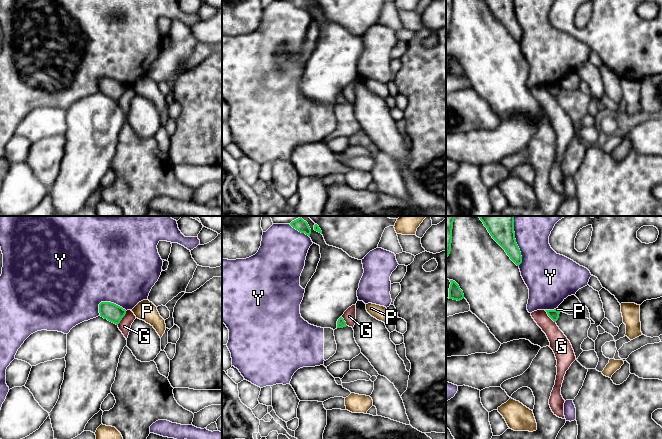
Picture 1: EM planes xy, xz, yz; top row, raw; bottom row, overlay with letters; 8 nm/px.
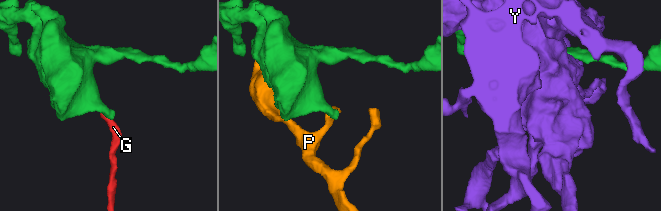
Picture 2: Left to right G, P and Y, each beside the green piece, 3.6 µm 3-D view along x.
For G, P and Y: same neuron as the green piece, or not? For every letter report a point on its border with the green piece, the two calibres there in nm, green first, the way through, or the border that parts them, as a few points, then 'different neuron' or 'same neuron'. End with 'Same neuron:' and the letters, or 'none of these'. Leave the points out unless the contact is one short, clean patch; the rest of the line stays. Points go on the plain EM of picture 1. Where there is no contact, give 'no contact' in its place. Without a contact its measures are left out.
G: meets green in xy at (122, 93); 140 nm thick on the green side, 100 nm on the other; border along xy (126, 87), (117, 100); different neuron
P: meets green in yz at (556, 86); 80 nm thick on the green side, 20 nm on the other; border along yz (555, 85), (558, 87); different neuron
Y: meets green in yz at (517, 21); 170 nm thick on the green side, 320 nm on the other; different neuron
Same neuron: none of these

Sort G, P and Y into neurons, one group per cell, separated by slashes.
G / P / Y

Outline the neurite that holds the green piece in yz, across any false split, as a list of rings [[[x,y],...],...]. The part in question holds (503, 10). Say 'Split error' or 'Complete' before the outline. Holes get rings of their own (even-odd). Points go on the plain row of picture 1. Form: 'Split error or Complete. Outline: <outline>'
Complete. Outline: [[[484,0],[484,2],[510,35],[519,42],[522,39],[522,32],[516,19],[514,0]]]

